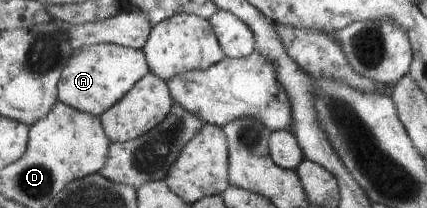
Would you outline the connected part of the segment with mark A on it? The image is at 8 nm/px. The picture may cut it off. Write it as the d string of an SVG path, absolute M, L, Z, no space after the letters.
M118 44L82 46L71 57L59 83L60 101L77 110L102 117L120 103L151 72L145 51Z

